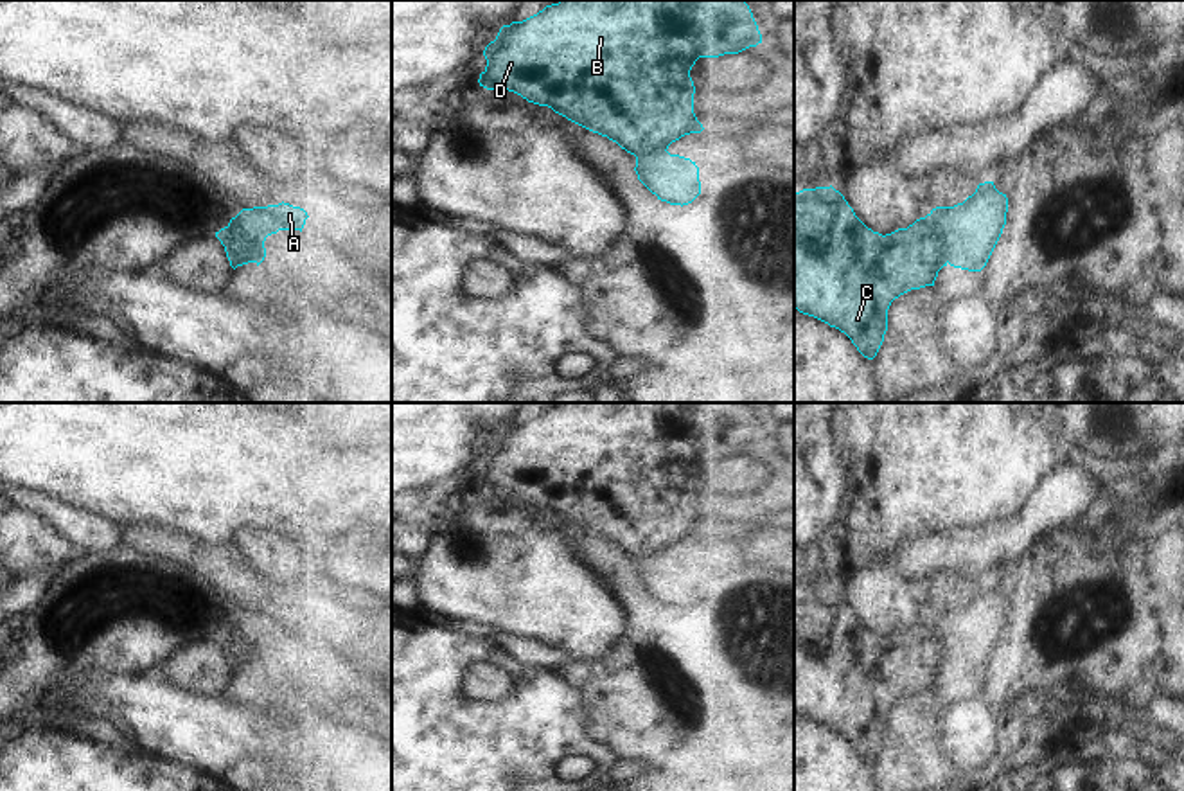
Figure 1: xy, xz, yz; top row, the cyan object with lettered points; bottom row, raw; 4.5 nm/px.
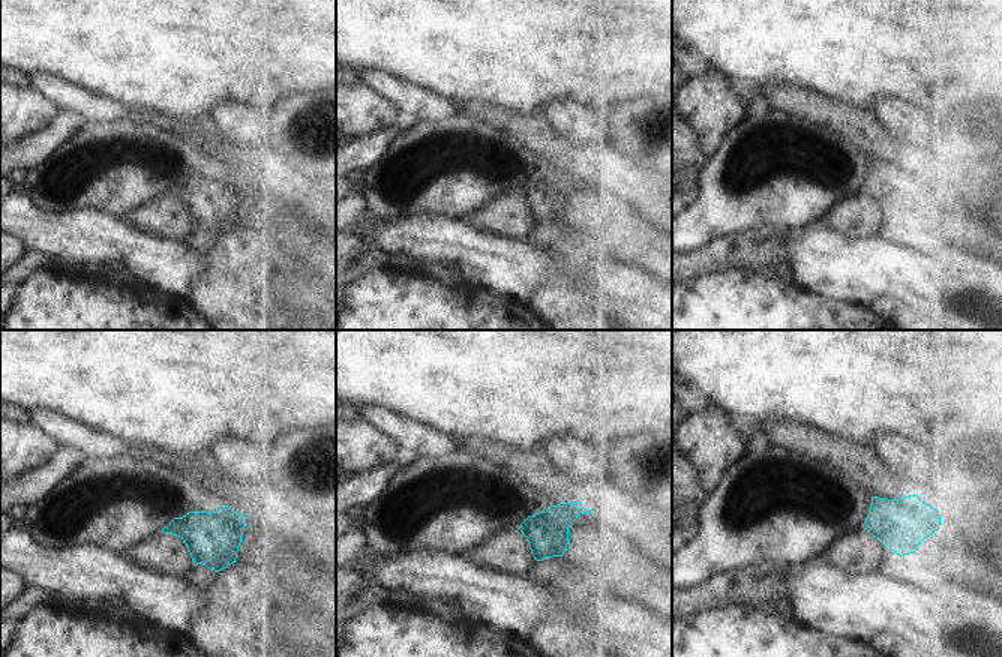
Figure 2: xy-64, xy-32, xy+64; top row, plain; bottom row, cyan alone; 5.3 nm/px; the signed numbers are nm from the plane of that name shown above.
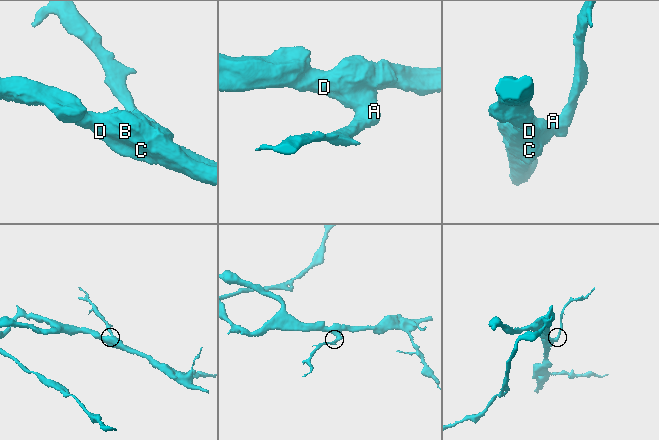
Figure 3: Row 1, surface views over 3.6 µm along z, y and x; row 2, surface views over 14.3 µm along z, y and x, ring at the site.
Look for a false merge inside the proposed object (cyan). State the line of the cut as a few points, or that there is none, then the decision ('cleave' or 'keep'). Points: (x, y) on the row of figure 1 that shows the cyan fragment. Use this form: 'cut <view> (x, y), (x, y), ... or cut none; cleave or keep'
cut xy (227, 227), (236, 239), (254, 241), (263, 259); cleave

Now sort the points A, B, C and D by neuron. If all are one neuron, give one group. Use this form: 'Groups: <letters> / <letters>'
Groups: A / B C D

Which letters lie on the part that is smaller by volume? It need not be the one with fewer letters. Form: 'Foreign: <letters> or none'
Foreign: A

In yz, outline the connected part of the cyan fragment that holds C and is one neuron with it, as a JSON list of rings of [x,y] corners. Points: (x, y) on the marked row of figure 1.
[[[832,185],[794,194],[794,309],[844,333],[868,360],[884,342],[891,302],[911,289],[934,286],[947,259],[947,244],[931,214],[882,236],[868,228]]]

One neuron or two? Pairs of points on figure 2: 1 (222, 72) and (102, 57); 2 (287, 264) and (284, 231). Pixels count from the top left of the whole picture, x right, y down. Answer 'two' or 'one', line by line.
1: one
2: two

